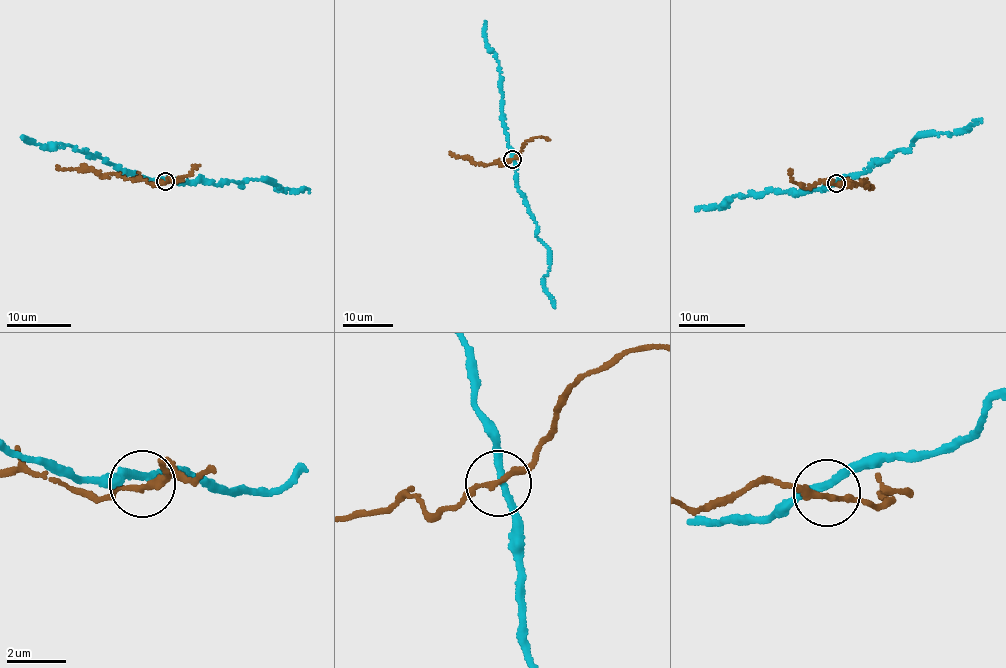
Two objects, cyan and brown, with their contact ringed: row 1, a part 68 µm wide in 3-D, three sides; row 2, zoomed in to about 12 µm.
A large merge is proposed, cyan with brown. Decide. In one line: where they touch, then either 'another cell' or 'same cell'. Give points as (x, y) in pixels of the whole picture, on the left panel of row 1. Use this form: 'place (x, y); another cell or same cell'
place (165, 181); same cell

